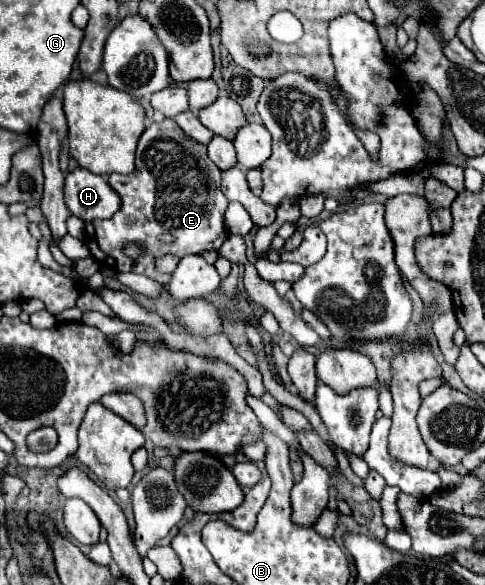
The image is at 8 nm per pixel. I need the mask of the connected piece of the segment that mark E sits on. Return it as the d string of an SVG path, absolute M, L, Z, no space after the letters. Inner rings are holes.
M175 120L149 124L137 144L135 170L127 176L111 174L109 184L121 196L121 210L109 220L89 222L85 242L101 264L117 272L137 272L161 284L169 284L171 274L163 274L155 268L157 256L175 254L183 258L185 254L219 250L227 240L223 210L227 210L229 200L221 192L221 170L209 160L207 148L185 136ZM127 216L135 216L137 222L127 224ZM163 232L173 234L175 242L159 244L157 236ZM129 242L141 246L143 254L139 258L131 258L123 252Z

